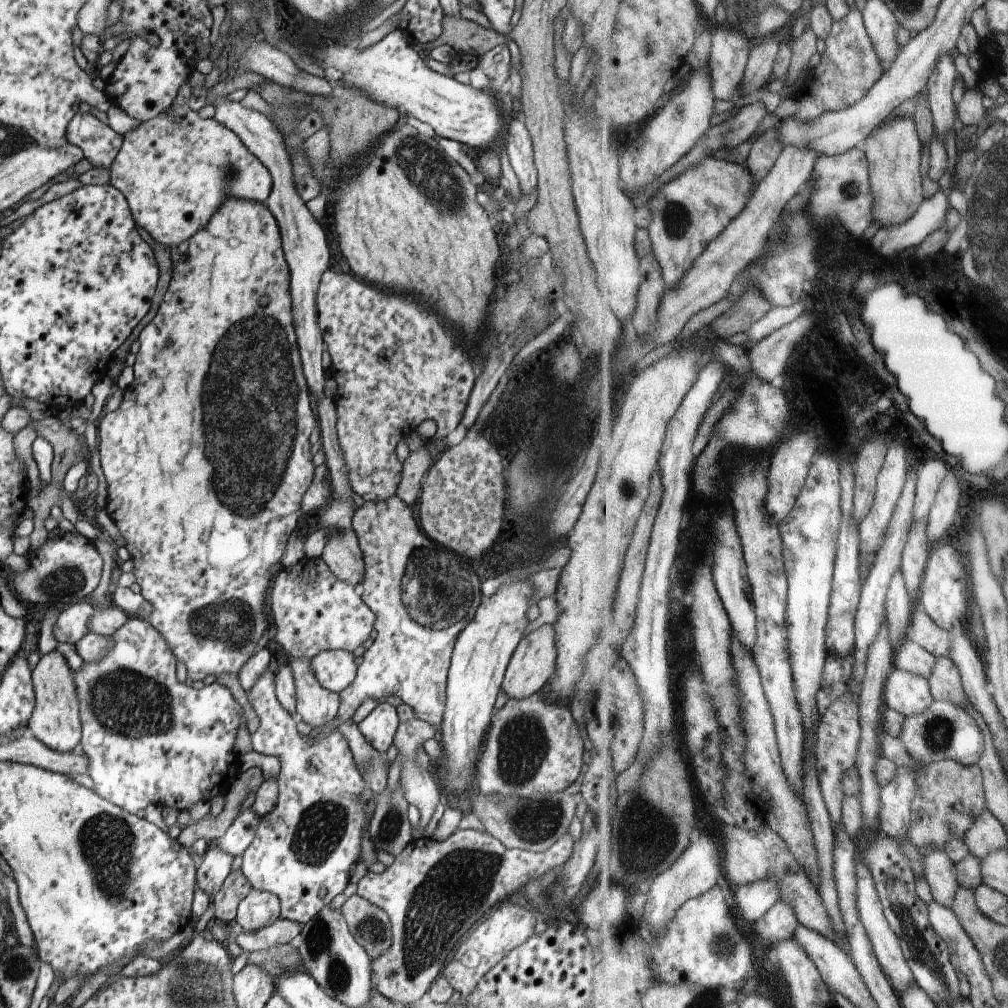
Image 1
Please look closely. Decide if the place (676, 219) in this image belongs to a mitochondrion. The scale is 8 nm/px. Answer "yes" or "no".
yes

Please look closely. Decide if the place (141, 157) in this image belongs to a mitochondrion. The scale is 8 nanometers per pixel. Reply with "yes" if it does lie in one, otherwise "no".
no

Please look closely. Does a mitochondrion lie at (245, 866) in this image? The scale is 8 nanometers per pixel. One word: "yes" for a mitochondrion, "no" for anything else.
no

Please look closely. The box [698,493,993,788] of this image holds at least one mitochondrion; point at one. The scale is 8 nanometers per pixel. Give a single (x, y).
(938, 732)

